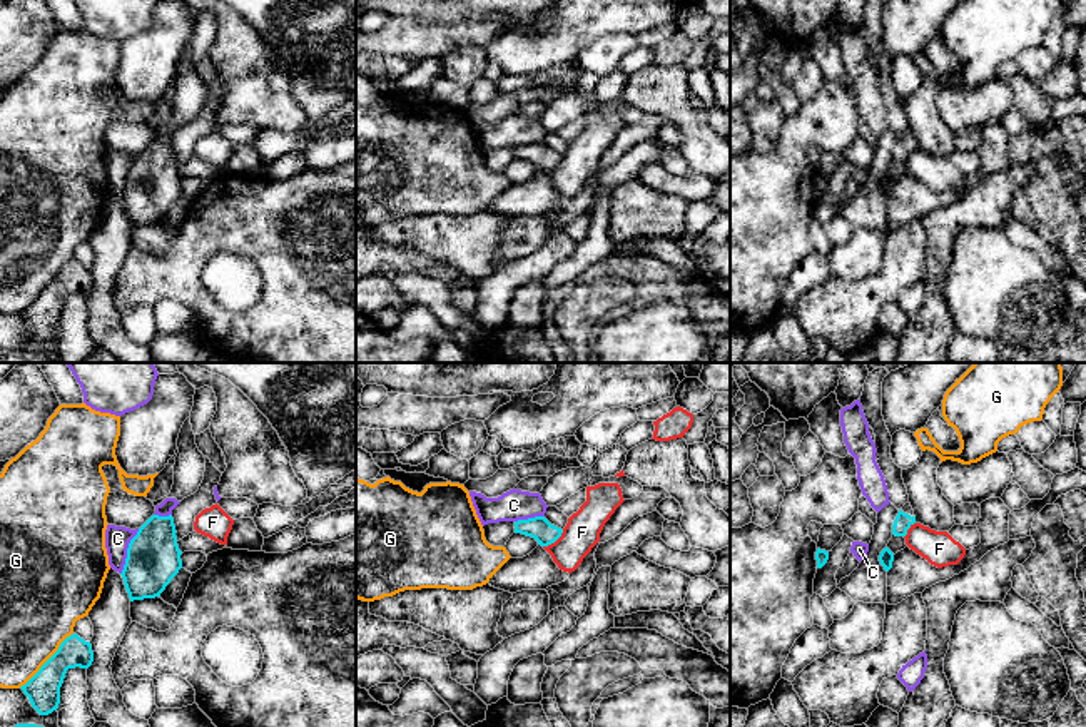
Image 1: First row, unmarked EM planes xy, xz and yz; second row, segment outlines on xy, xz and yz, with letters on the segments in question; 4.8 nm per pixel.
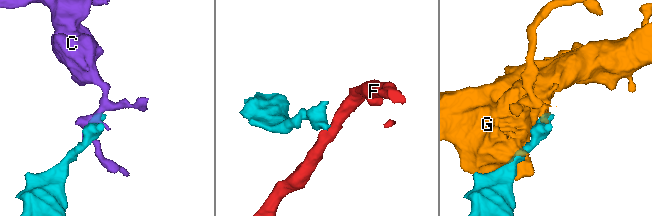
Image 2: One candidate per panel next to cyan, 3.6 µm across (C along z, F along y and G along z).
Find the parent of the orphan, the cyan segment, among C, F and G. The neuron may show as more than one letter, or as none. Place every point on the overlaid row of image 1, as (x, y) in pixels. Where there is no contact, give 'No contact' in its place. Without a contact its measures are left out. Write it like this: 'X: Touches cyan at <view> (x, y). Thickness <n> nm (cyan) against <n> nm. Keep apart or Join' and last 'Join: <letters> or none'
C: Touches cyan at xy (127, 552). Thickness 260 nm (cyan) against 120 nm. Keep apart
F: Touches cyan at xz (553, 542). Thickness 110 nm (cyan) against 170 nm. Keep apart
G: Touches cyan at xy (47, 660). Thickness 160 nm (cyan) against 360 nm. Keep apart
Join: none

